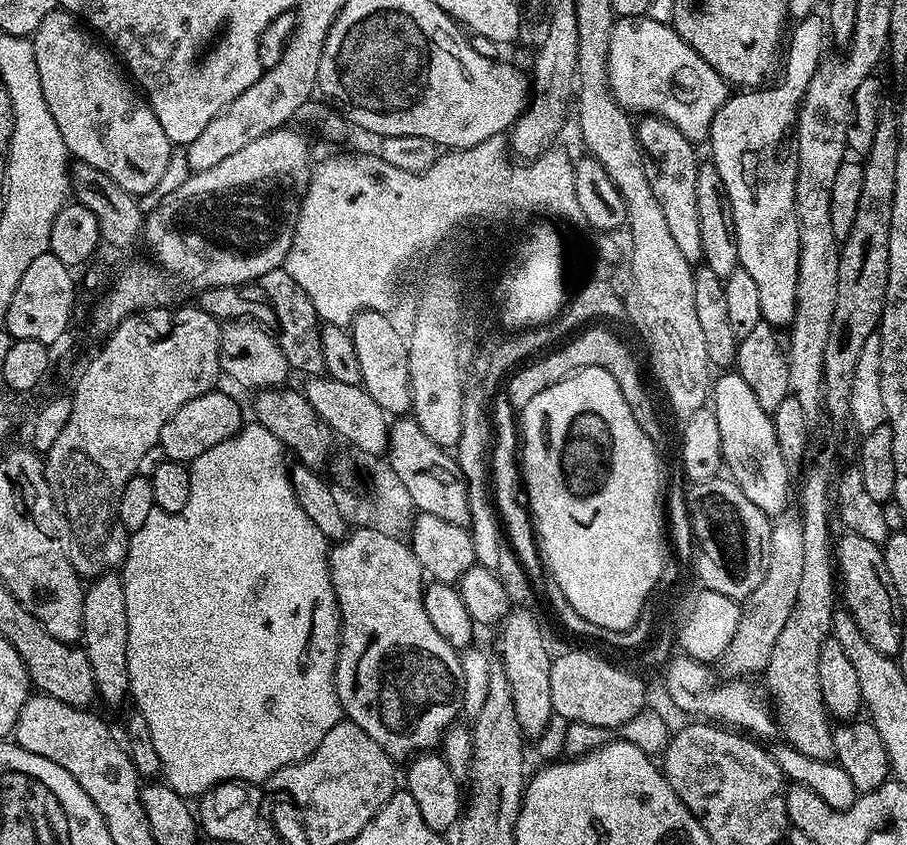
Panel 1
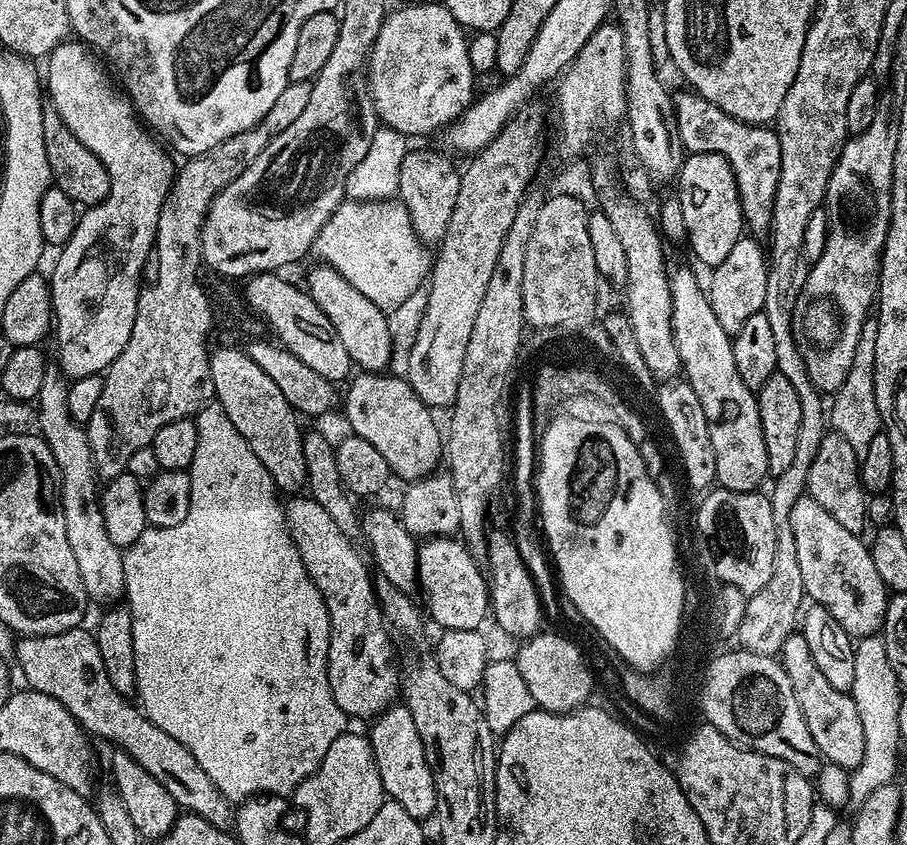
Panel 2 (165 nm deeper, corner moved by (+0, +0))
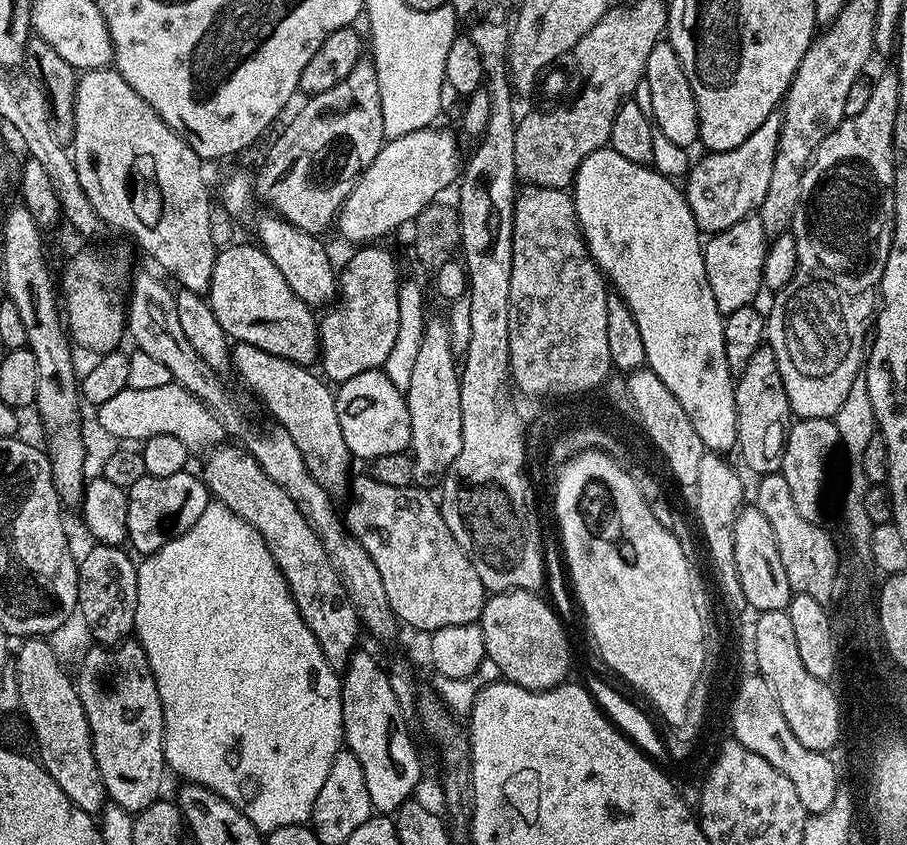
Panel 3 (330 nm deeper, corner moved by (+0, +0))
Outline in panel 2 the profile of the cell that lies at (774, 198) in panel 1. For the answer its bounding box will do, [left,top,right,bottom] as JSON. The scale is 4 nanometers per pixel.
[672,92,782,234]

